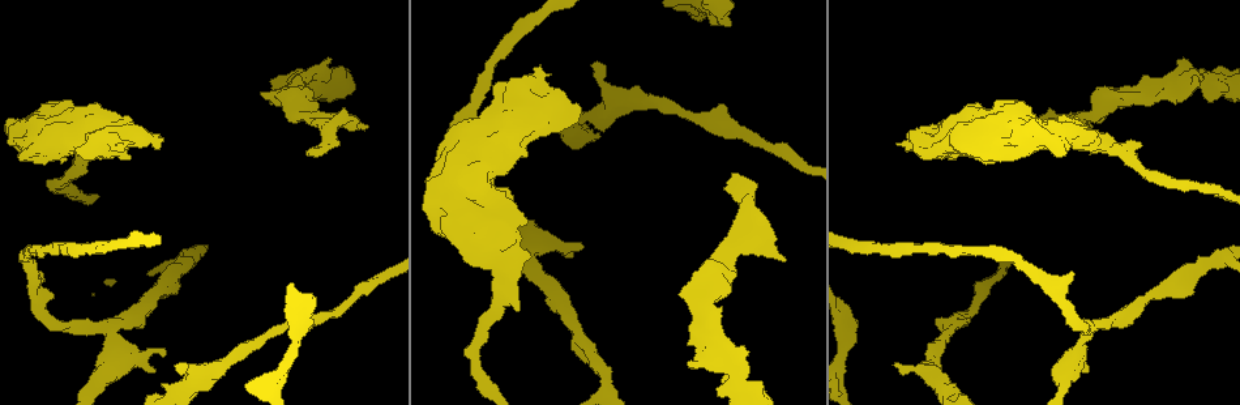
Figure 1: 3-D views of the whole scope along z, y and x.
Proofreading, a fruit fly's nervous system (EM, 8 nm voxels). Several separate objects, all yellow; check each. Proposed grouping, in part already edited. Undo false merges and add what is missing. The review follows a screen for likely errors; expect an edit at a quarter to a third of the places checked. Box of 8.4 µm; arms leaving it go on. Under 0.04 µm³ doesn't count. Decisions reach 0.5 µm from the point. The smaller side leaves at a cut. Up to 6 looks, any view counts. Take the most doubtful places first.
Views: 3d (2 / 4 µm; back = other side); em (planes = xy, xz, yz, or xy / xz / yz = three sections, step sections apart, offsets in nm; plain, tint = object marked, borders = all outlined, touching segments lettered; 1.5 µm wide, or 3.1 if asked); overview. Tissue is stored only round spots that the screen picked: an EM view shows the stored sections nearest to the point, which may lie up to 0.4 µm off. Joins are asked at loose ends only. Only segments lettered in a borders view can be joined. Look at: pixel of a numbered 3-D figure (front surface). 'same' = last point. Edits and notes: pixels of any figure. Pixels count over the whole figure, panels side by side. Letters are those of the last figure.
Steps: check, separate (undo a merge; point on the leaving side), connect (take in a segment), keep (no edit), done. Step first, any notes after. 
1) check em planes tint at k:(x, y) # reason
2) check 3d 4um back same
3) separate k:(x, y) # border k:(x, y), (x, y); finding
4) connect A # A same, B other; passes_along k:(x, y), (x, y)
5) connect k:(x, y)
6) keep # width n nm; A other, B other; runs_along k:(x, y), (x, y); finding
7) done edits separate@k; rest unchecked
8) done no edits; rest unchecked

check 3d 2um at 1:(576, 110) # thick end

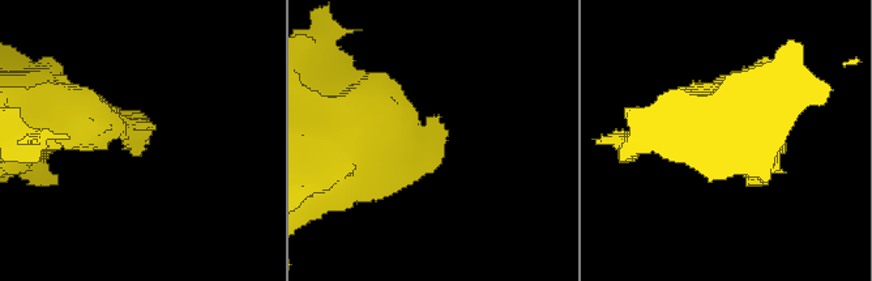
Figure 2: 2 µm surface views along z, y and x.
check em xz step 4 borders at 2:(139, 154) # shape alone is not enough

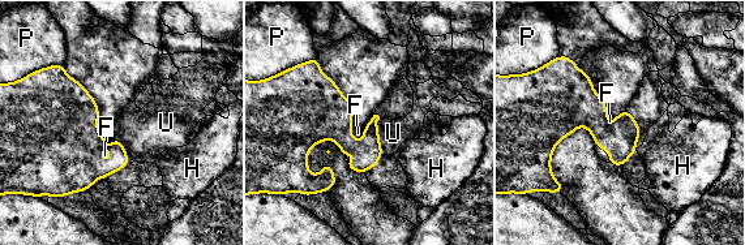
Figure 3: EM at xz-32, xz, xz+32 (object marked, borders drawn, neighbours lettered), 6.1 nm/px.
connect F # F same, H other, P other, U other; passes_along 3:(61, 146), (102, 150), (105, 155); the neuron continues

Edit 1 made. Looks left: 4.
check overview

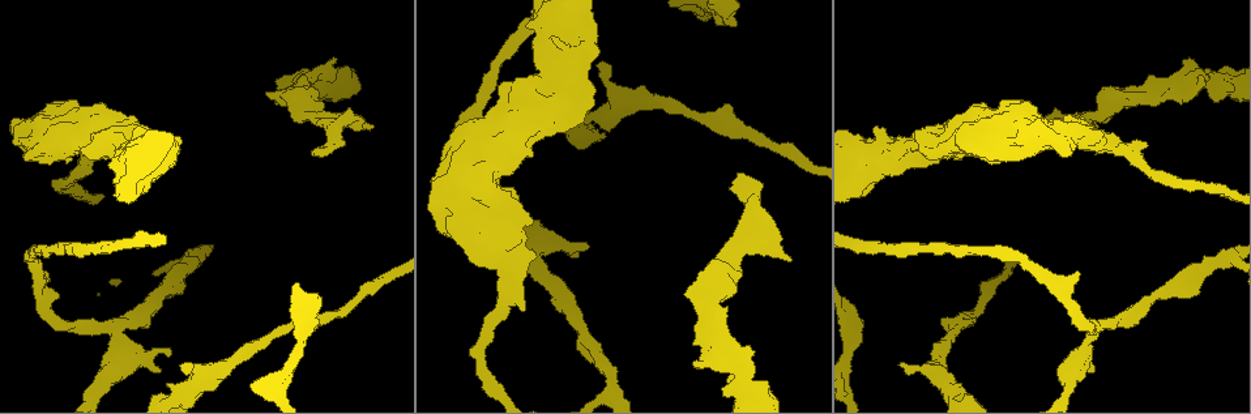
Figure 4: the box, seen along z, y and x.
check em xz step 4 borders at 4:(115, 339) # abrupt turn

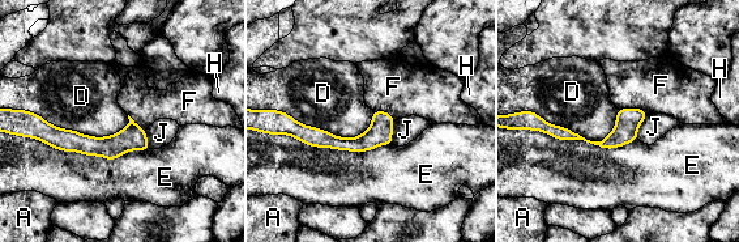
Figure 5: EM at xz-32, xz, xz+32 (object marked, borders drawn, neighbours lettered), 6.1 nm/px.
keep # longest_contact E 700 nm; A other, D other, E other, F other, H other, J other; border 5:(648, 114), (637, 128), (637, 139); one neuron here

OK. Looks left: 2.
check em planes plain at 4:(373, 127)

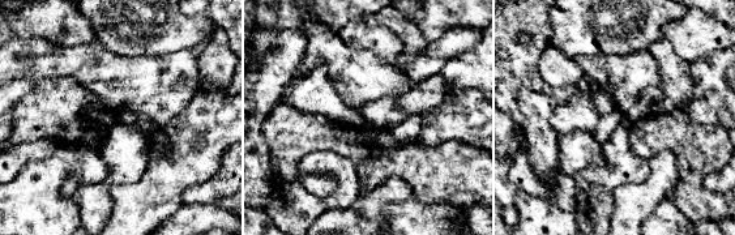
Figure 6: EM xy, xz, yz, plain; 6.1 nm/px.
check em planes borders same # what lies round it

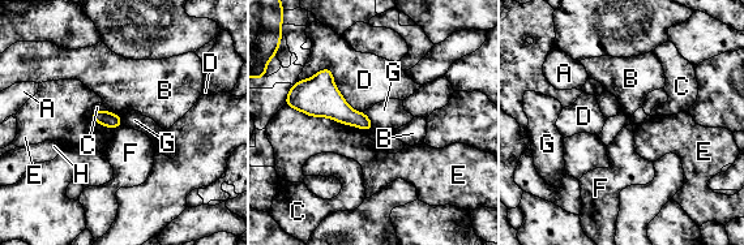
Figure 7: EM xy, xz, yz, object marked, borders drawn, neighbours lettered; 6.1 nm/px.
keep # A other, B other, C other, D other, E other, F other, G other, H other; border 7:(363, 112), (373, 128); none of them fits

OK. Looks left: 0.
done edits connect@3; rest unchecked

